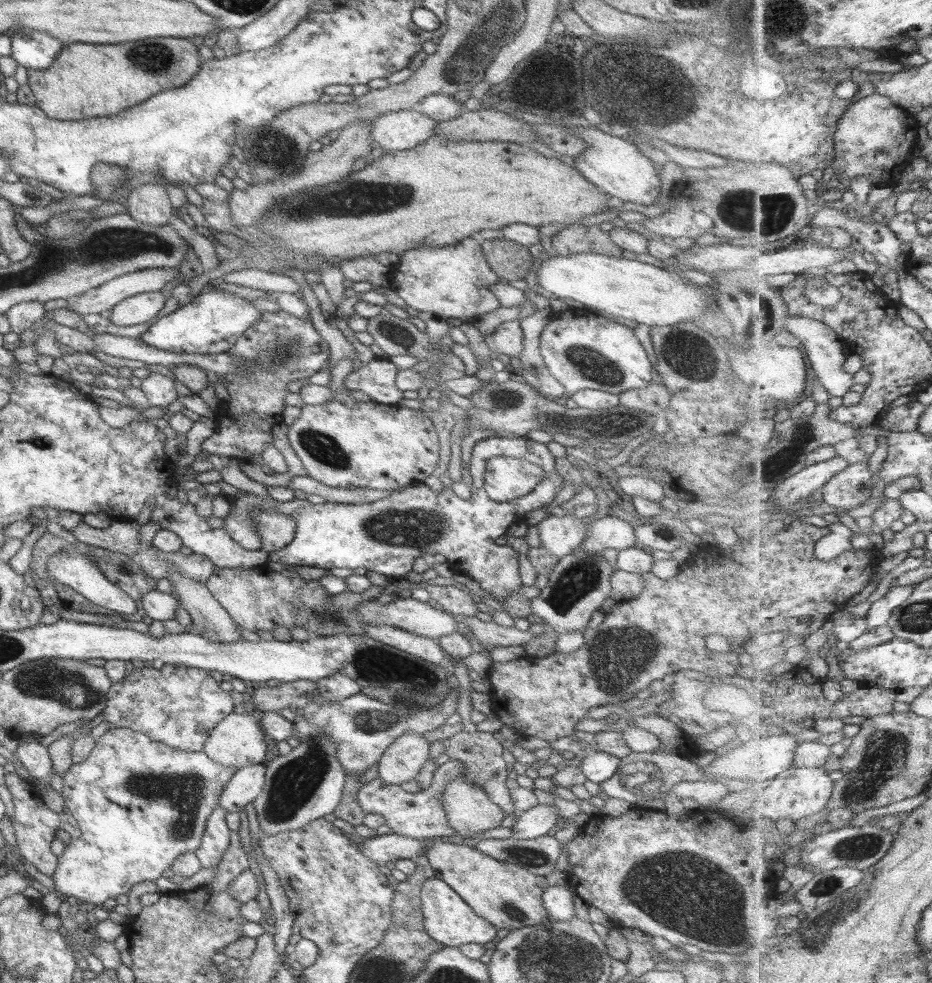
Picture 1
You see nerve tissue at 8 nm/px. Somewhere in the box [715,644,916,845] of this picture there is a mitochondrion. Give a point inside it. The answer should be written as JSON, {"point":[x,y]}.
{"point":[888,752]}

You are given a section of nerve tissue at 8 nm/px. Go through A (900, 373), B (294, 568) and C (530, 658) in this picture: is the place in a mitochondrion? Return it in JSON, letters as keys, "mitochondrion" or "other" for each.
{"A":"other","B":"other","C":"other"}

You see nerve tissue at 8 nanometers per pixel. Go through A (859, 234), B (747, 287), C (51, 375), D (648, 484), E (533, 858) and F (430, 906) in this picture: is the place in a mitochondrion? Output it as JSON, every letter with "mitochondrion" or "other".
{"A":"other","B":"other","C":"other","D":"other","E":"mitochondrion","F":"other"}

